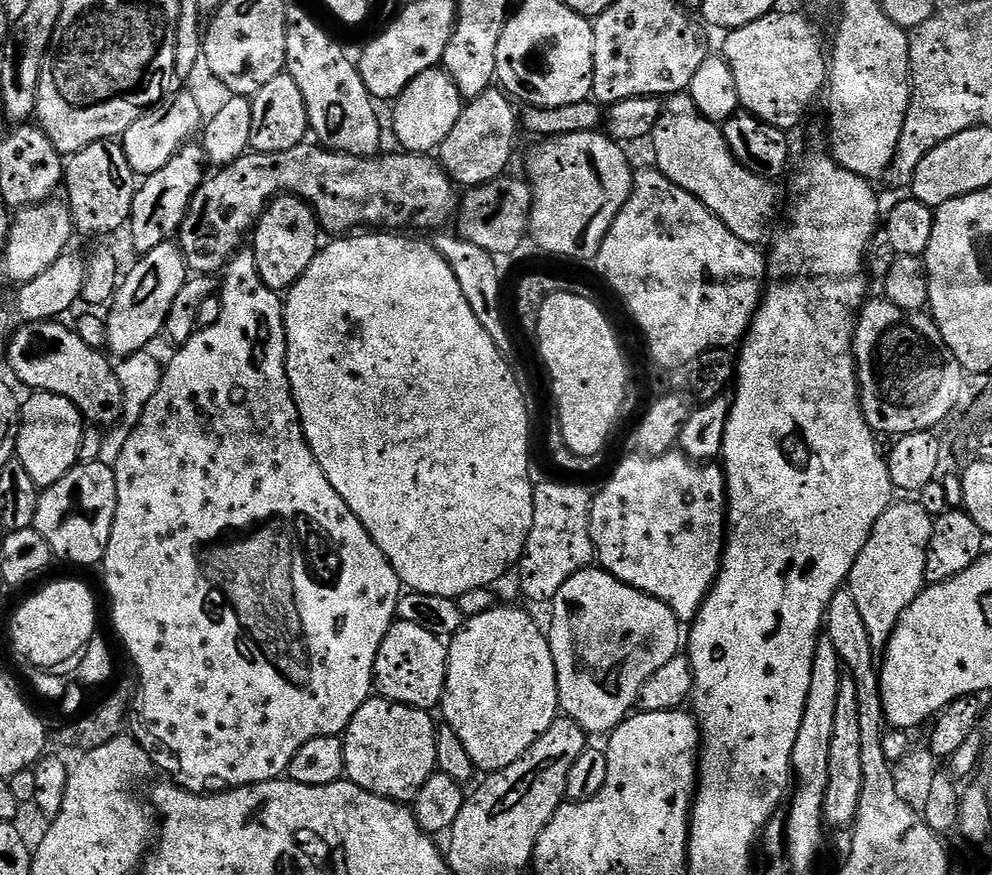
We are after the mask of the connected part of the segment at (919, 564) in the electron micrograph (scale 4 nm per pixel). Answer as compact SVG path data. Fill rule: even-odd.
M919 502L892 503L882 518L878 518L866 546L862 546L862 554L858 554L858 562L850 570L847 591L852 593L852 604L858 606L877 650L888 643L910 602L926 587L926 546L930 542L933 519Z

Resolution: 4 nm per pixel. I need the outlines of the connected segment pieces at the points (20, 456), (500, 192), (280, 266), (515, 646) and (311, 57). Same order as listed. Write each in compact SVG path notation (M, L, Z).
M33 391L20 409L20 432L16 436L15 459L26 466L26 474L34 478L41 490L54 486L80 459L82 434L86 421L80 411L66 398L49 392Z
M508 179L491 180L488 184L467 189L459 197L454 221L455 231L463 240L474 242L474 246L482 246L482 250L497 258L514 255L523 246L524 240L526 244L526 237L529 235L532 187L528 185L527 179Z
M281 194L268 203L260 221L250 236L250 250L256 259L258 274L270 290L287 293L306 274L310 262L314 262L322 247L322 229L316 221L314 210L306 201L291 194Z
M504 604L494 606L477 616L465 619L463 626L451 637L448 649L448 673L444 687L443 723L458 734L462 746L470 753L481 773L501 772L506 766L518 762L546 730L557 720L560 699L556 685L554 658L550 654L548 637L542 624L528 612Z
M296 6L288 9L286 26L286 75L294 78L302 98L306 98L306 114L311 135L332 152L349 152L352 156L375 156L380 148L380 120L376 117L377 101L362 82L357 61L344 53L344 48L315 20Z

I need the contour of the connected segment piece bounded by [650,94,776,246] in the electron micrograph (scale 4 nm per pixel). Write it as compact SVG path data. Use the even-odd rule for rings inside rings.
M687 94L669 96L663 101L663 106L664 112L658 118L650 137L652 152L656 155L655 167L660 169L663 176L670 178L674 186L682 186L682 190L694 194L698 202L705 204L731 232L742 238L742 242L763 245L764 231L776 212L776 192L768 185L769 181L746 170L737 162L726 142L723 127L707 120Z

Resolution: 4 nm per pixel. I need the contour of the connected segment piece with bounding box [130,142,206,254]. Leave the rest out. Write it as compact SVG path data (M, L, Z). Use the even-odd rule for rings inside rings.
M189 142L180 147L178 154L174 154L162 170L143 177L136 190L130 217L133 244L140 254L154 250L154 246L169 243L179 233L190 202L206 179L204 166L206 157L203 147L199 143Z

